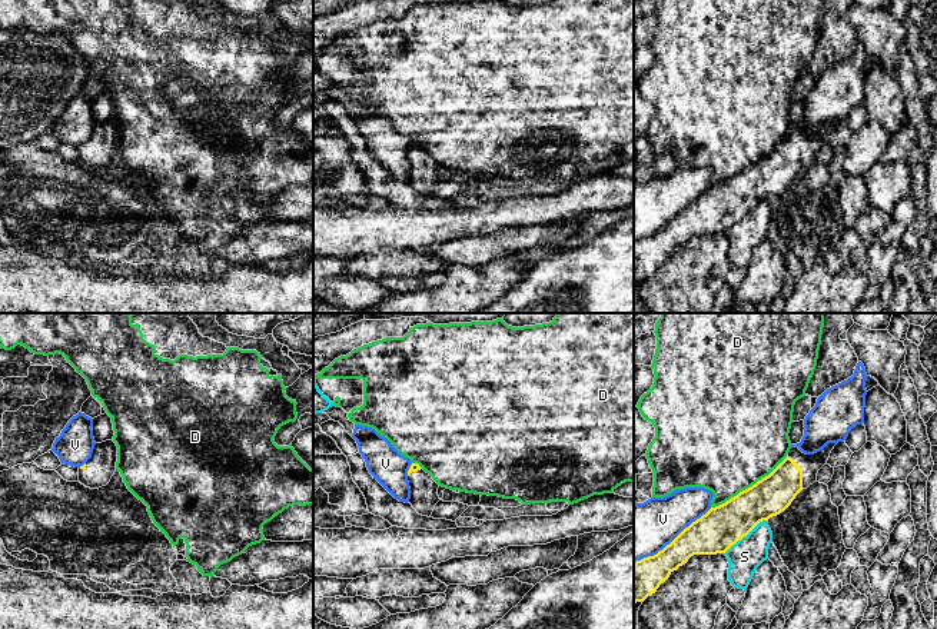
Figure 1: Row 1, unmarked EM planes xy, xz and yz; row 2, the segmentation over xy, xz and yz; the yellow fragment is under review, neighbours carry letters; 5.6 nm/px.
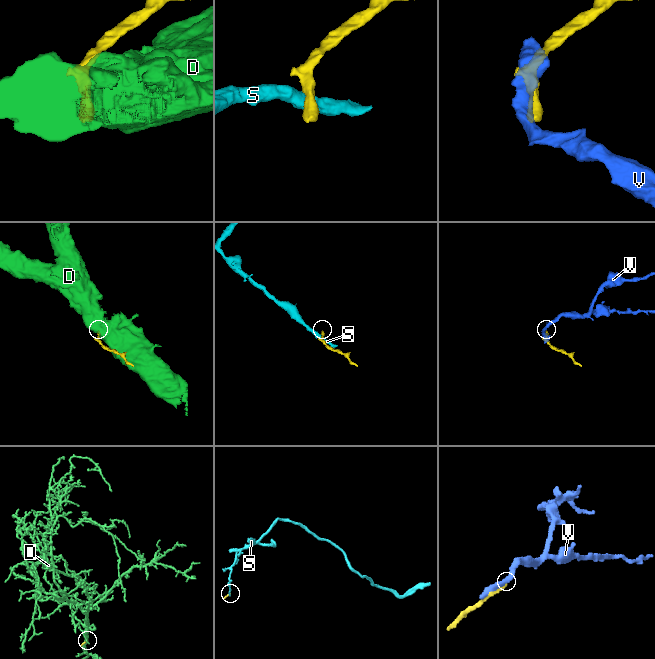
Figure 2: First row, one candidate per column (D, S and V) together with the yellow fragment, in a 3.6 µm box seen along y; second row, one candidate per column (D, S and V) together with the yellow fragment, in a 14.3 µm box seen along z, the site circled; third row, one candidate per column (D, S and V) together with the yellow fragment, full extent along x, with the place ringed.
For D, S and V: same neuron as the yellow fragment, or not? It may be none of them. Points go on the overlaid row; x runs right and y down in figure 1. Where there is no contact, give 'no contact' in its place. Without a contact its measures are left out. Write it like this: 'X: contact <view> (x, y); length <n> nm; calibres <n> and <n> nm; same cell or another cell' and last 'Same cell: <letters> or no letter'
D: contact yz (748, 488); length 500 nm; calibres 240 and 500 nm; another cell
S: contact yz (744, 535); length 300 nm; calibres 240 and 180 nm; another cell
V: contact yz (674, 539); length 550 nm; calibres 240 and 320 nm; another cell
Same cell: no letter

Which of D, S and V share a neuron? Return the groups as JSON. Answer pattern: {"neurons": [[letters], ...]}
{"neurons": [["D"], ["S"], ["V"]]}

